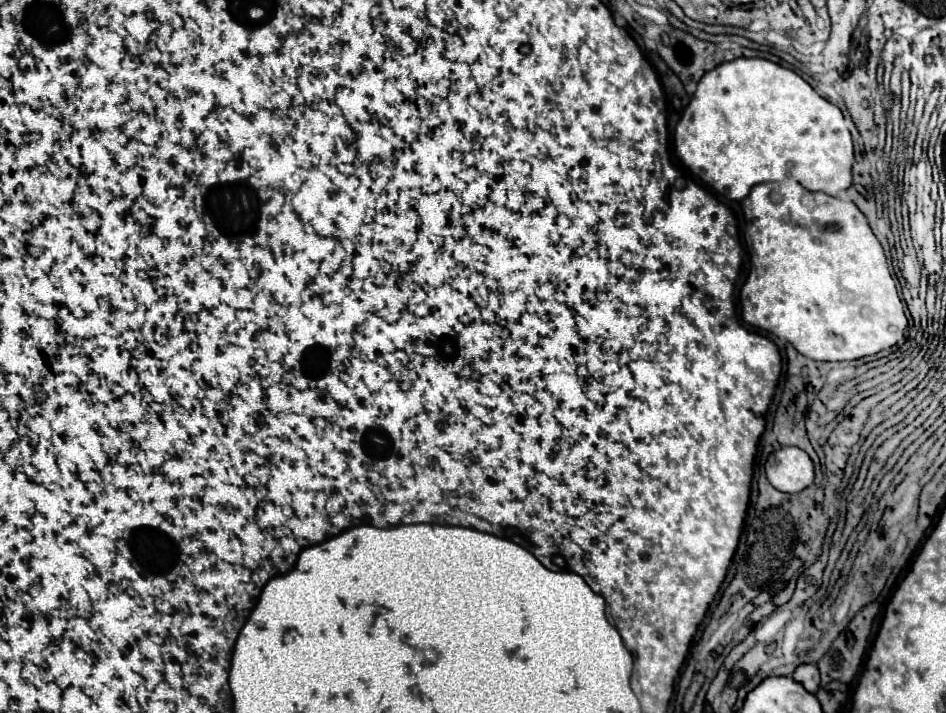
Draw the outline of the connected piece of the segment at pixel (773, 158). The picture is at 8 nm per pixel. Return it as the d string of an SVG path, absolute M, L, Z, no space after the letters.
M736 58L722 62L716 70L704 74L676 126L674 152L702 182L736 202L744 200L754 186L782 182L788 176L800 182L806 190L824 192L828 196L838 196L852 184L852 136L840 108L822 98L792 70L760 58Z

